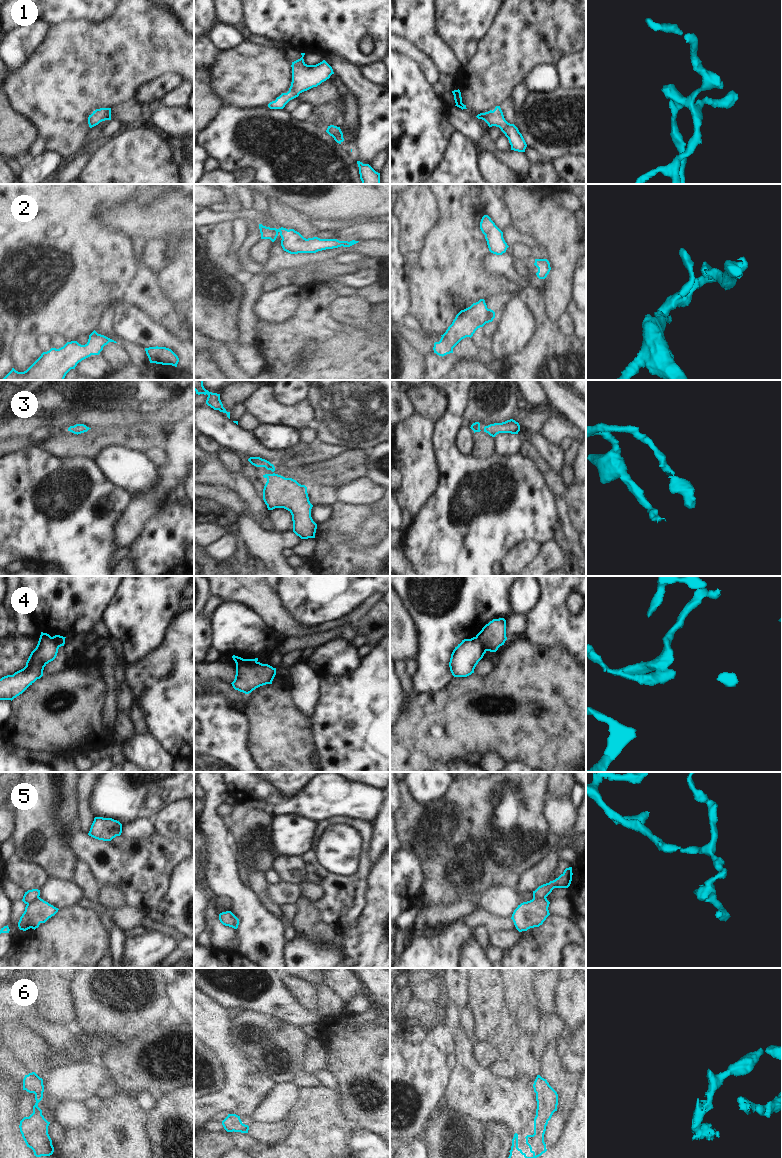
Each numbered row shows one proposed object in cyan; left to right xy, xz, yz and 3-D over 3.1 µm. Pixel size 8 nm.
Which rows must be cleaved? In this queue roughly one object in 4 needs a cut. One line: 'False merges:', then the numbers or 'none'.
False merges: 4, 5

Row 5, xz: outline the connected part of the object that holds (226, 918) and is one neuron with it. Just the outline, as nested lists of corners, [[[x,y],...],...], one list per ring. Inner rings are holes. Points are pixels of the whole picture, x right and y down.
[[[231,911],[222,912],[219,914],[219,920],[223,925],[233,928],[234,914]]]

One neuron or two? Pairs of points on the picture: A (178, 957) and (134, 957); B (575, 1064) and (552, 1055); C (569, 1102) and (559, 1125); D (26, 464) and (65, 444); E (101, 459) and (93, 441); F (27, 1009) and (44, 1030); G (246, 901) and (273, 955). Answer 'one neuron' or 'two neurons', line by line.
A: two neurons
B: two neurons
C: two neurons
D: two neurons
E: two neurons
F: one neuron
G: one neuron

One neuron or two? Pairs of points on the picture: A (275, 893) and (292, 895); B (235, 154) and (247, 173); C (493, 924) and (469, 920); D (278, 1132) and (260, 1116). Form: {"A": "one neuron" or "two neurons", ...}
{"A": "one neuron", "B": "two neurons", "C": "one neuron", "D": "two neurons"}

